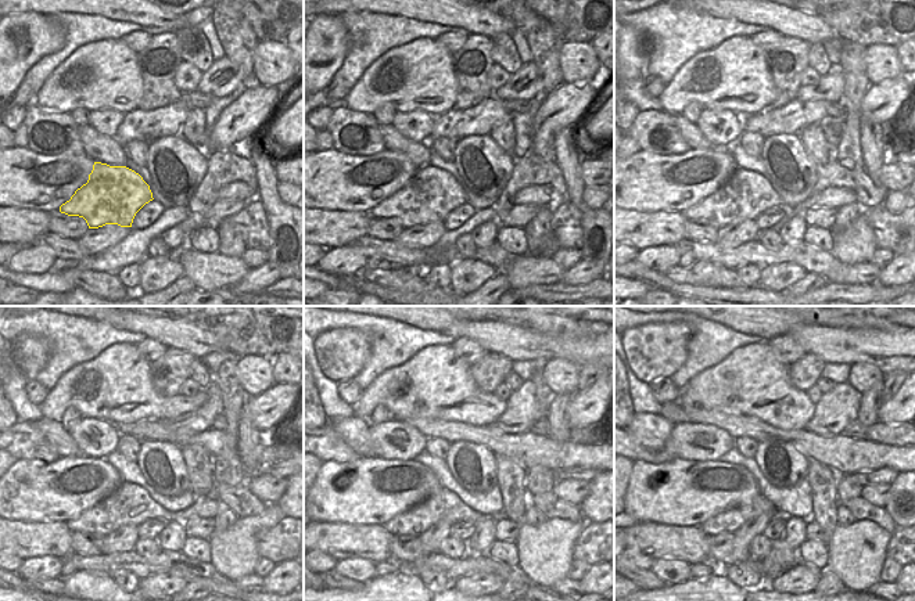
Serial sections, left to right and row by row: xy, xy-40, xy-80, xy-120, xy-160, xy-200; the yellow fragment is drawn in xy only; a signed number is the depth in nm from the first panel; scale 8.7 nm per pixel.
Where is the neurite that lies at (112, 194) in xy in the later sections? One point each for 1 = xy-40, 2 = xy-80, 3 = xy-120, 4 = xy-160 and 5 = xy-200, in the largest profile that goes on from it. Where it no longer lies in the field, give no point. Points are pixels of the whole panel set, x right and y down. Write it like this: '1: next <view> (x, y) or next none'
1: next xy-40 (431, 194)
2: next xy-80 (746, 194)
3: next xy-120 (129, 504)
4: next xy-160 (442, 506)
5: next xy-200 (728, 521)

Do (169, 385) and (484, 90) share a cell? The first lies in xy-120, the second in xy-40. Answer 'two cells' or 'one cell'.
one cell

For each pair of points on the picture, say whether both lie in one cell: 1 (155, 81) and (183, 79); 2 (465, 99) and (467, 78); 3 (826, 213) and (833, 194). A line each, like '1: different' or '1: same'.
1: different
2: same
3: different

